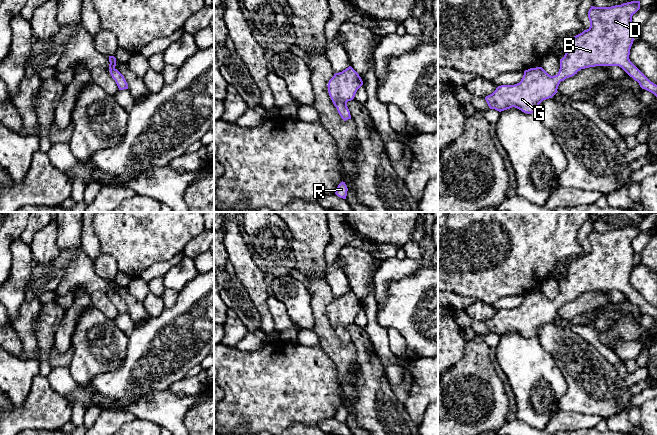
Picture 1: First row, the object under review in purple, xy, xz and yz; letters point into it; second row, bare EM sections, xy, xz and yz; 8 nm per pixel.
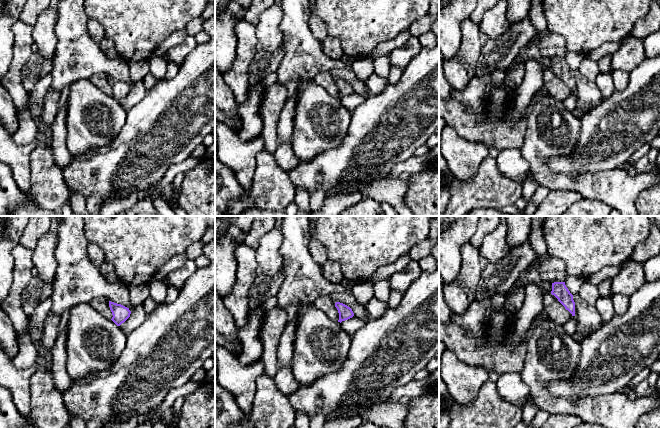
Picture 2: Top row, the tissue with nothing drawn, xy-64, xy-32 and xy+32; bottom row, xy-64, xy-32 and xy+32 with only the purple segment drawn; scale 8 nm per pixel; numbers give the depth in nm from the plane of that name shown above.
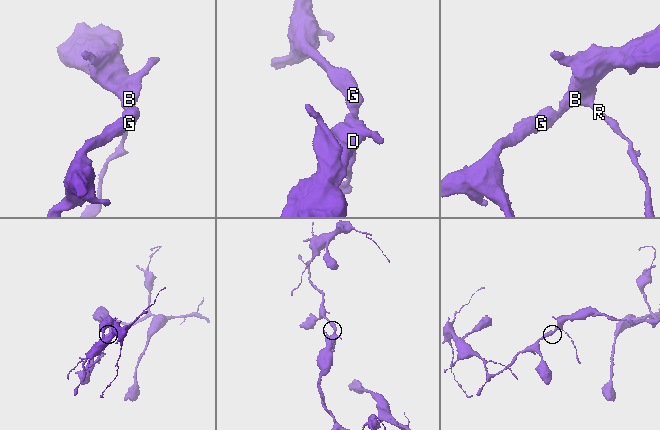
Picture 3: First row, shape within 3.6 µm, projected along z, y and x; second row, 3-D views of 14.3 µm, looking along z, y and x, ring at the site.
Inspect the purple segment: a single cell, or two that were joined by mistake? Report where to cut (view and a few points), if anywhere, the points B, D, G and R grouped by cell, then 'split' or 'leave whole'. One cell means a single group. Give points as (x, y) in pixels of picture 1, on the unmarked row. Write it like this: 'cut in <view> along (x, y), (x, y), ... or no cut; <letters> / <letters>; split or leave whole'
no cut; B D G R; leave whole

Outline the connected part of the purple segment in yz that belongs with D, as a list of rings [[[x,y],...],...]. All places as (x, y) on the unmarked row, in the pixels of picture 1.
[[[631,225],[611,231],[591,230],[588,235],[590,251],[568,266],[566,277],[560,283],[558,298],[551,300],[542,291],[525,294],[519,307],[498,310],[492,318],[485,321],[489,332],[501,336],[515,331],[527,338],[535,337],[543,324],[552,322],[558,316],[561,305],[574,300],[581,293],[595,290],[619,290],[637,305],[642,313],[657,321],[657,309],[651,306],[629,283],[634,265],[632,240],[639,233],[640,225]]]

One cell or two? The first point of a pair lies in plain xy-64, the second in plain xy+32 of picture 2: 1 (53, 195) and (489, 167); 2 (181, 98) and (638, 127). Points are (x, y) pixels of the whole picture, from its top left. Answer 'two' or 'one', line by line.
1: one
2: one

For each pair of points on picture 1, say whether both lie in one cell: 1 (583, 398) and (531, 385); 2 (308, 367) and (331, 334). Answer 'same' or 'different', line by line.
1: different
2: different

